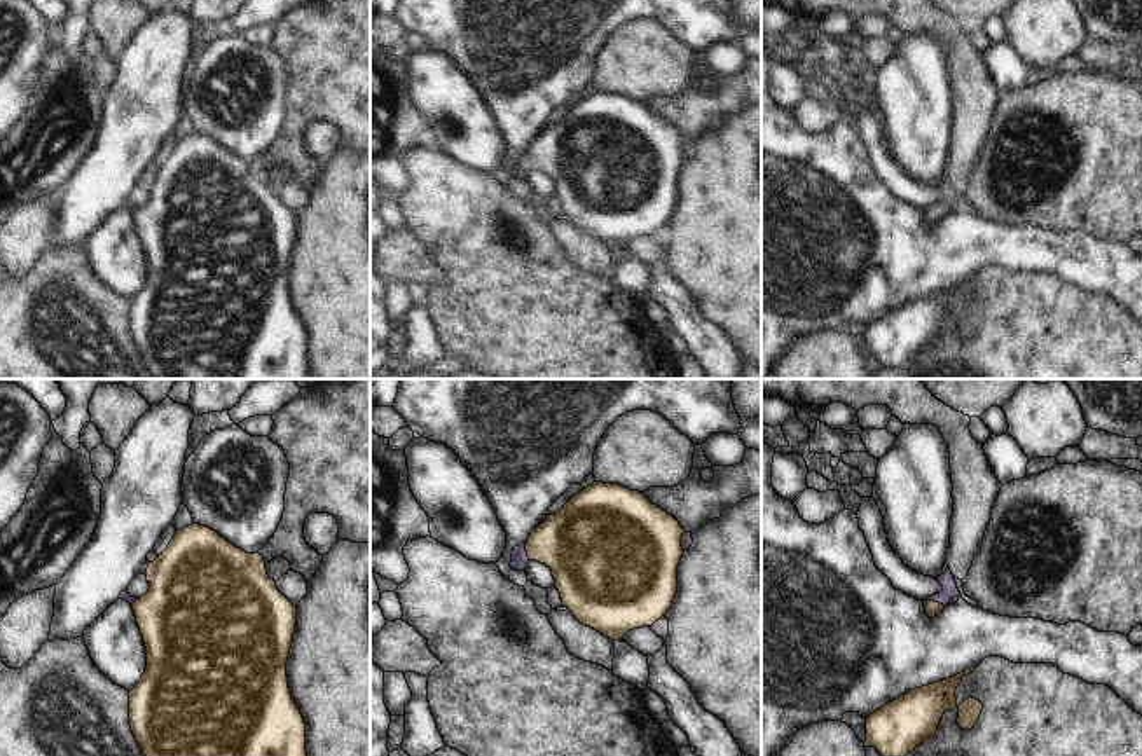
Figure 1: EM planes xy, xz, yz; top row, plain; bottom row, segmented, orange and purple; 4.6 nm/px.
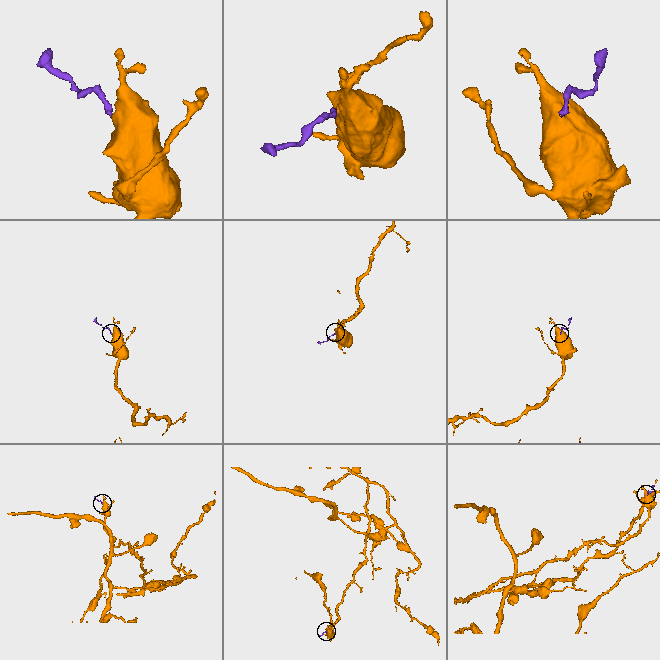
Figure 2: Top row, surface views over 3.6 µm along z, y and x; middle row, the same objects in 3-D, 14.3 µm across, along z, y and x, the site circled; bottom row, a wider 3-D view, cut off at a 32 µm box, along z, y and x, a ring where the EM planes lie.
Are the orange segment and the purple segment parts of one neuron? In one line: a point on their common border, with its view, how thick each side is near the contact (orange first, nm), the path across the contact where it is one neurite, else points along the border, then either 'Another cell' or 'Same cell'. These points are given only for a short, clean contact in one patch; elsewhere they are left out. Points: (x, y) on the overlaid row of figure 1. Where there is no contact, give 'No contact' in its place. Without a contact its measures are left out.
Touches orange at yz (936, 603). Thickness 70 nm (orange) against 70 nm. Path across: yz (933, 608), (936, 603), (950, 591). Same cell.

